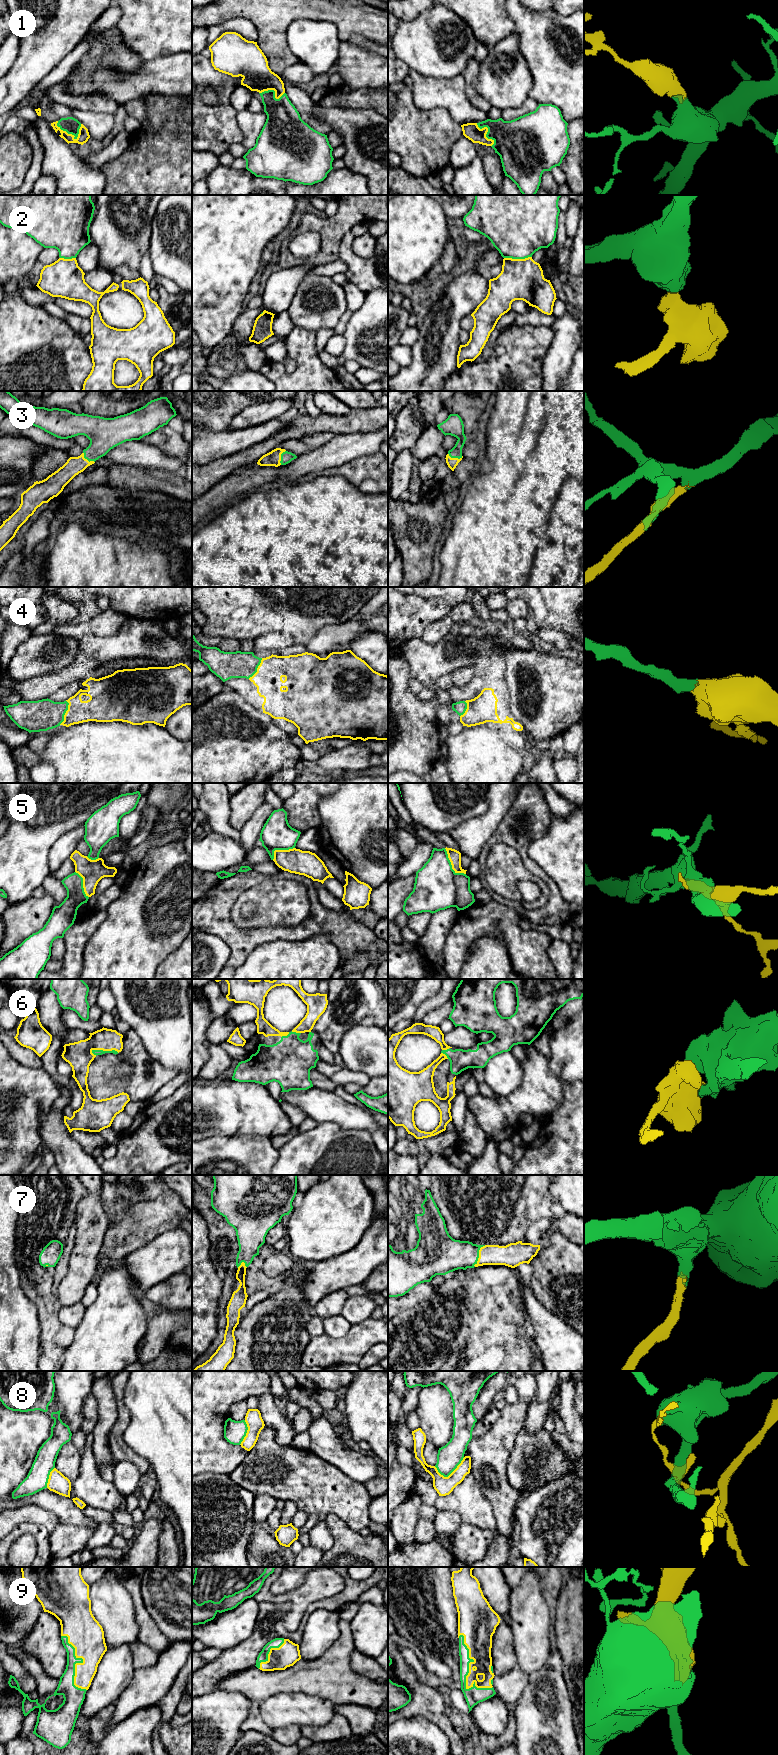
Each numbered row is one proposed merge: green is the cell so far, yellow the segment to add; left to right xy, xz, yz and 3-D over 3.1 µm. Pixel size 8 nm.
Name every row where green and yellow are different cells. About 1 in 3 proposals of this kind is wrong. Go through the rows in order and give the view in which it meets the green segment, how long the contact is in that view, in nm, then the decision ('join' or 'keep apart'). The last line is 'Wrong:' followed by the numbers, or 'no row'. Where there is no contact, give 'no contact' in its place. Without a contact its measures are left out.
1: contact in xy; length 220 nm; join
2: contact in yz; length 220 nm; keep apart
3: contact in yz; length 120 nm; join
4: contact in xy; length 200 nm; join
5: contact in yz; length 280 nm; keep apart
6: contact in xy; length 220 nm; join
7: contact in yz; length 200 nm; join
8: contact in yz; length 260 nm; keep apart
9: contact in yz; length 500 nm; join
Wrong: 2, 5, 8

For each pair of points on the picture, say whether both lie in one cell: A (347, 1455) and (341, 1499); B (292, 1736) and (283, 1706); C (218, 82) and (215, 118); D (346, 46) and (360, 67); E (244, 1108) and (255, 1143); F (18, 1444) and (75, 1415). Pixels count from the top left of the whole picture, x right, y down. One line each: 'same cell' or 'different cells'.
A: different cells
B: different cells
C: same cell
D: same cell
E: different cells
F: same cell

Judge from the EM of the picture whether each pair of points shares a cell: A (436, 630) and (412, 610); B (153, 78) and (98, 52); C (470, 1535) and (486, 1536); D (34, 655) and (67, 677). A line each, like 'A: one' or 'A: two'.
A: two
B: two
C: one
D: two

